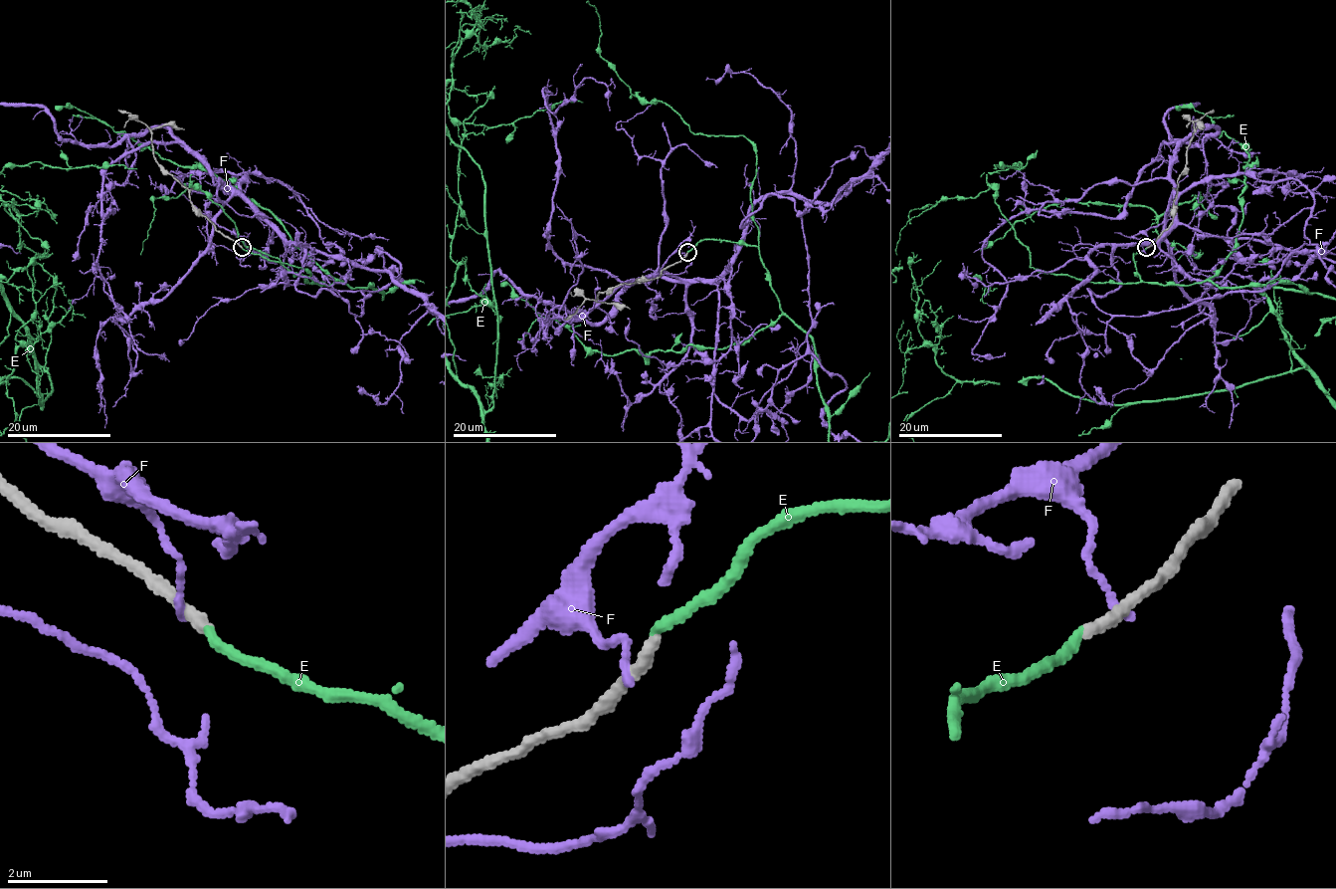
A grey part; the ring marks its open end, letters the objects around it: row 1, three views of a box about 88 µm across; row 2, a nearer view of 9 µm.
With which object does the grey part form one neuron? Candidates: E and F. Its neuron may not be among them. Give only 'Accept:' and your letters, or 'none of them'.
Accept: E

